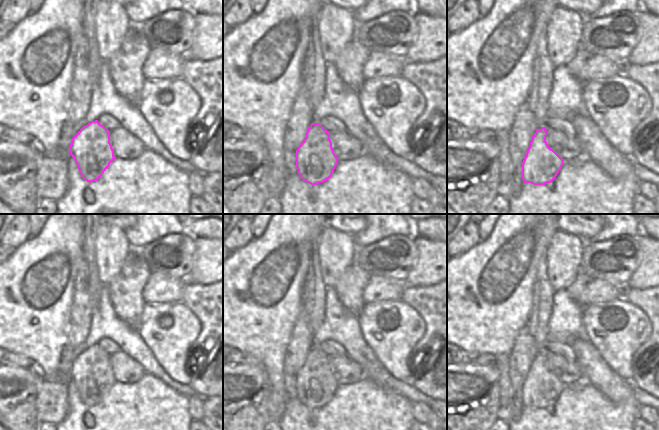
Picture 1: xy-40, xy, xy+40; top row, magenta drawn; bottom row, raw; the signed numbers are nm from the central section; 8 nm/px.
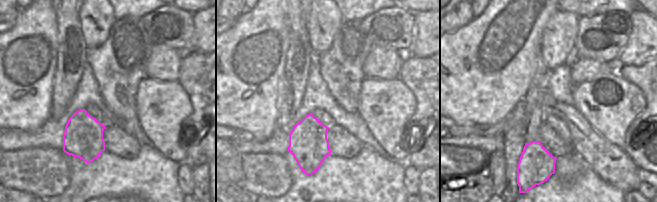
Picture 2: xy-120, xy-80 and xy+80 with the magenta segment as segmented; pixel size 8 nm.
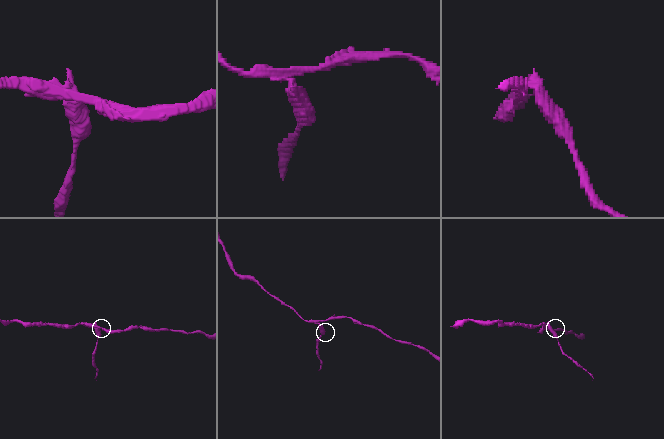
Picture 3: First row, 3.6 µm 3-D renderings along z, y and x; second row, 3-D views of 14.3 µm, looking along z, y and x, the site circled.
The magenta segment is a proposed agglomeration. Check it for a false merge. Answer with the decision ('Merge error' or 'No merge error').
Merge error.

